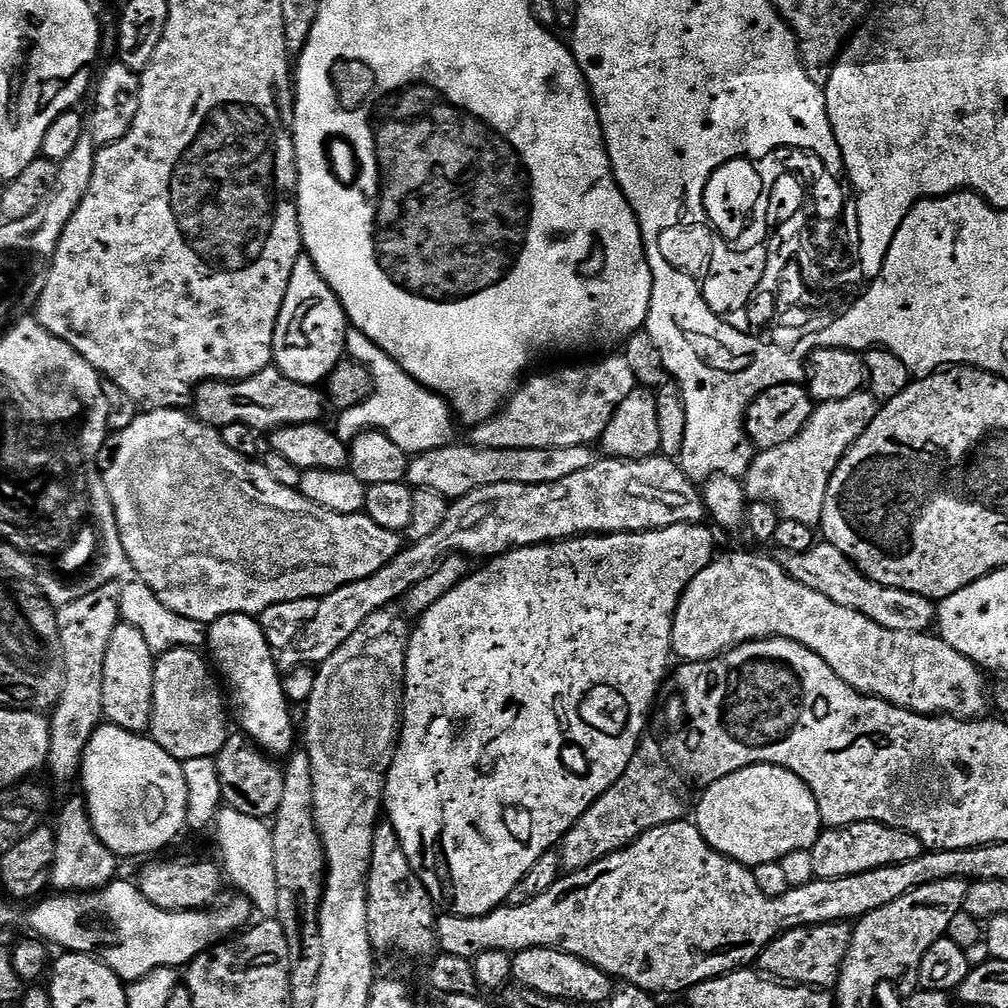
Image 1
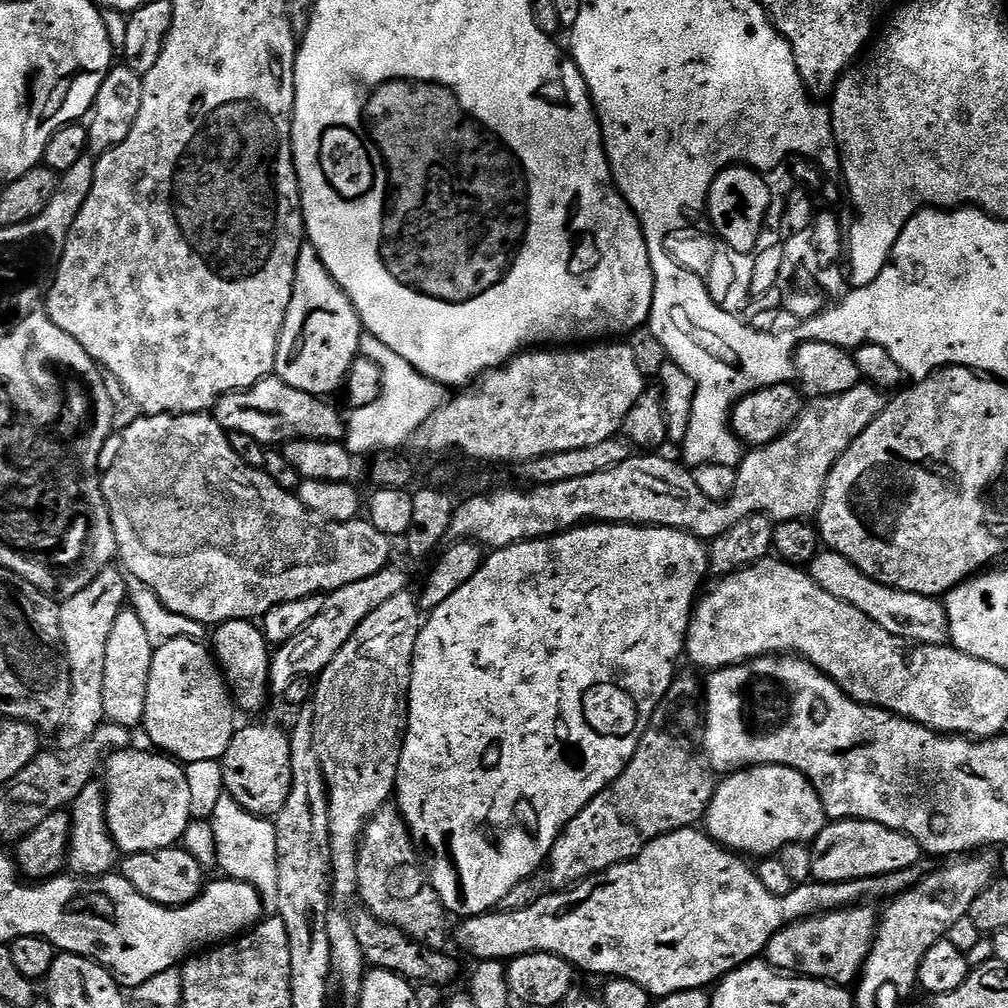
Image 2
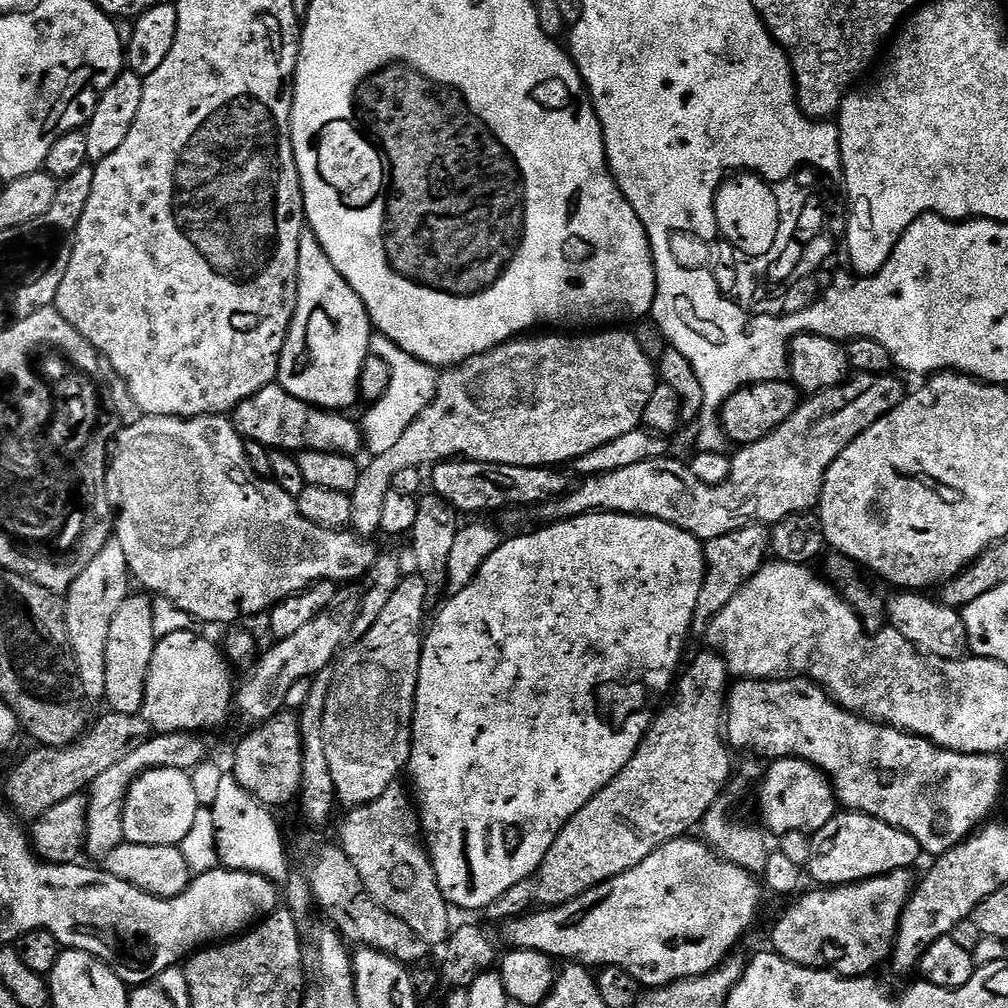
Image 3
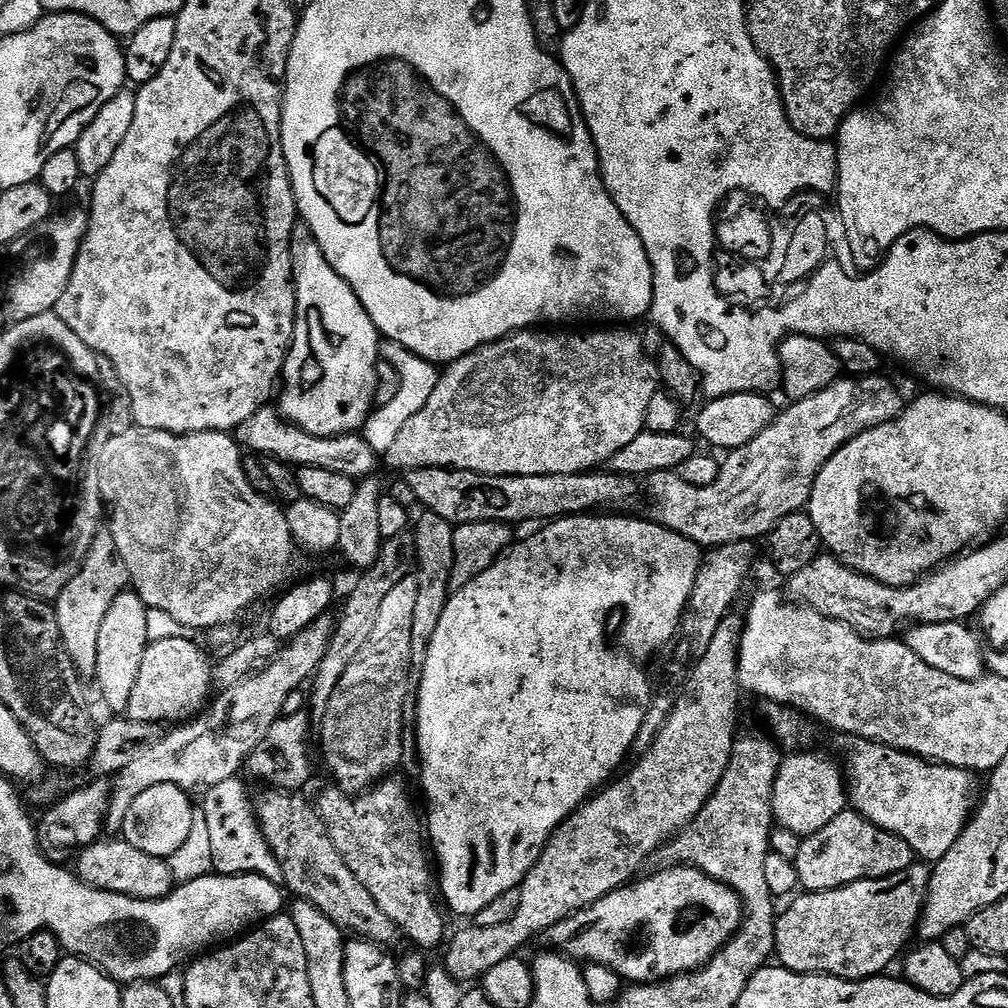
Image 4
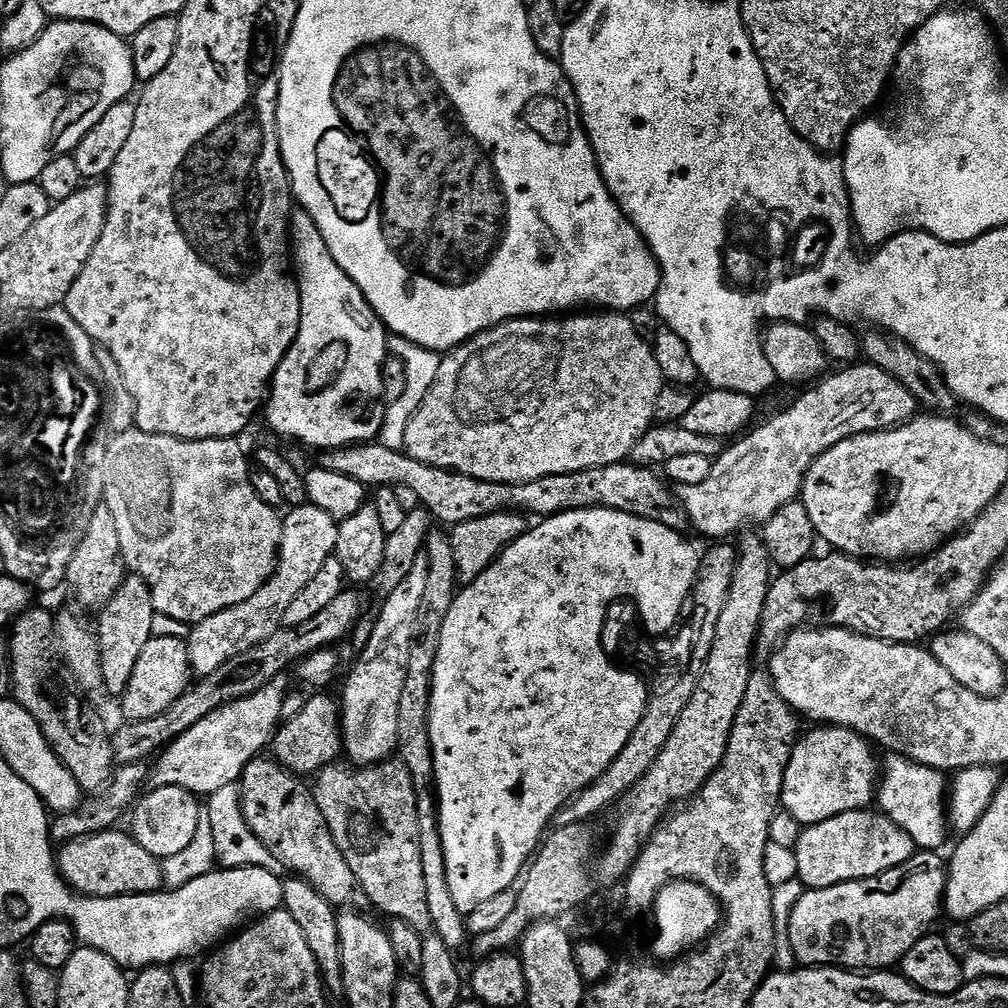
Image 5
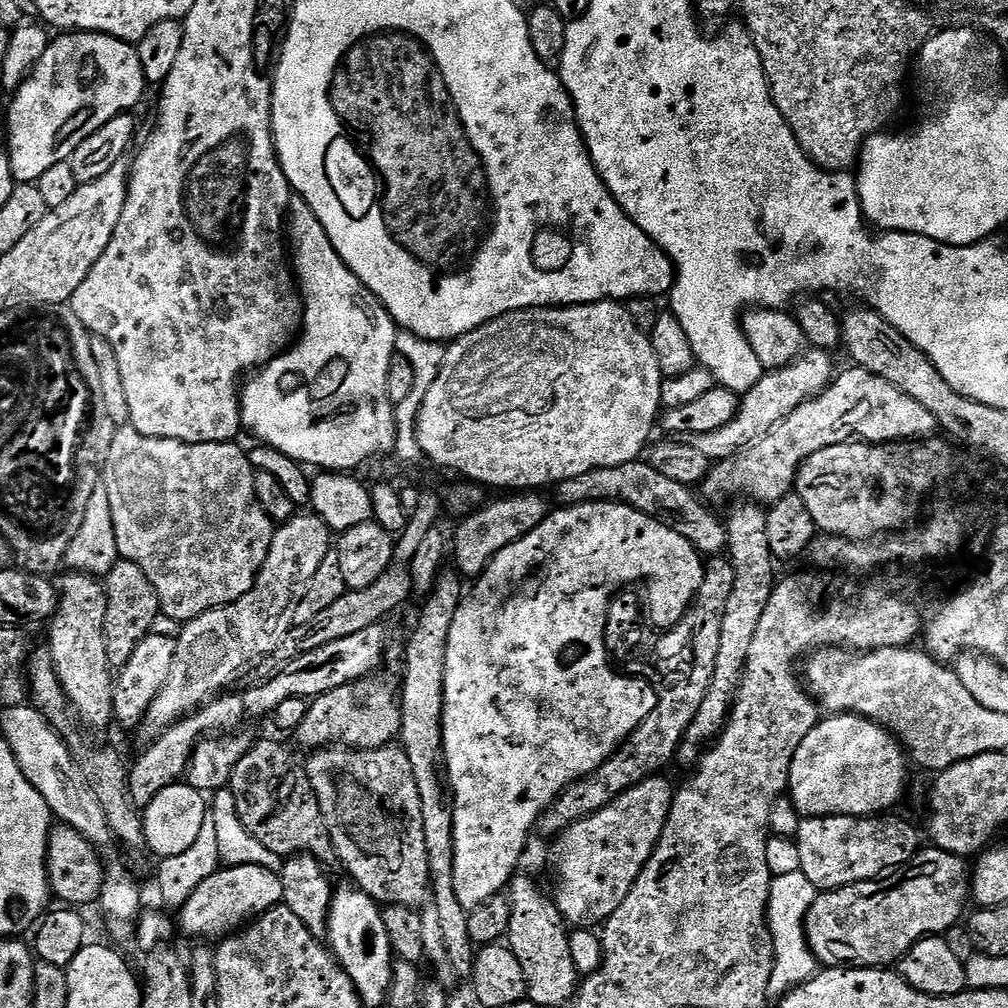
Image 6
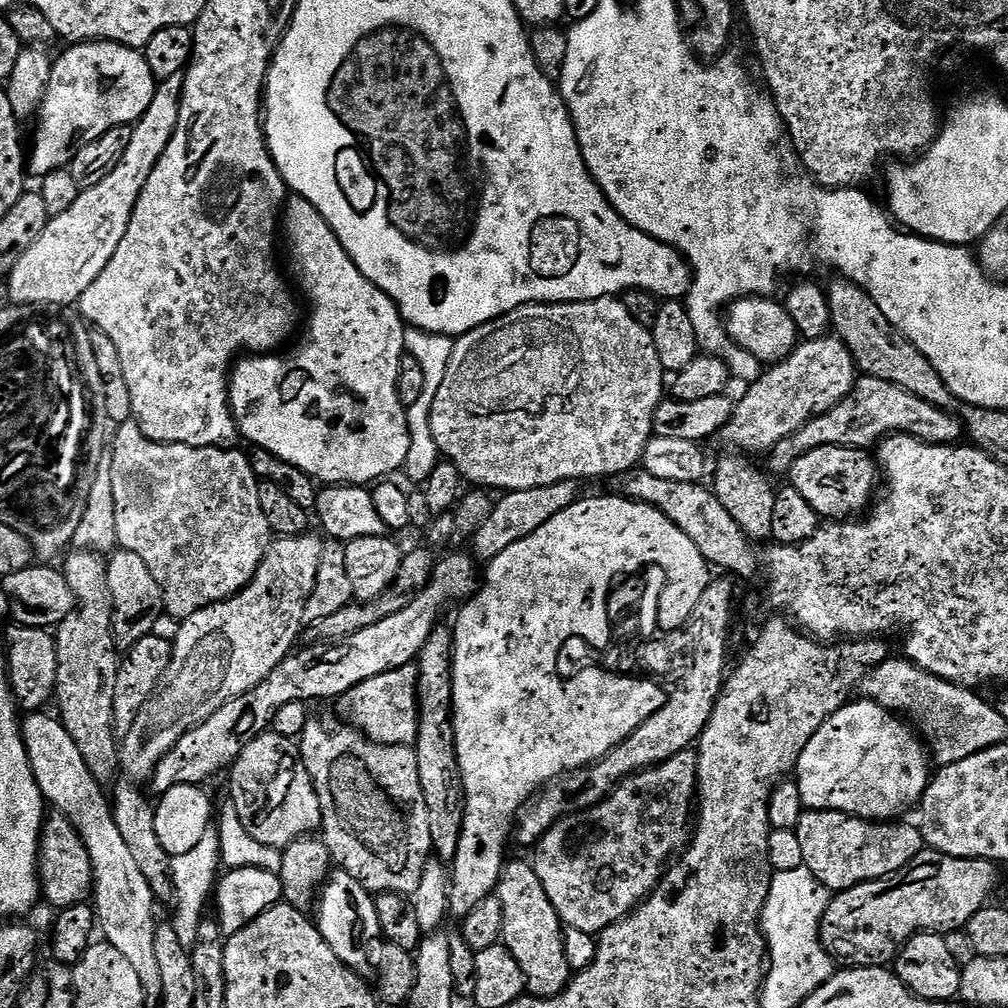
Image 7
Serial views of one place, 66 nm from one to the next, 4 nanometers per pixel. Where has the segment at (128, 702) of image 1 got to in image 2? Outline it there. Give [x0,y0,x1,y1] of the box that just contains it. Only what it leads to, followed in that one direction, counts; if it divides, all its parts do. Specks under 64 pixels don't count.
[102,610,154,730]

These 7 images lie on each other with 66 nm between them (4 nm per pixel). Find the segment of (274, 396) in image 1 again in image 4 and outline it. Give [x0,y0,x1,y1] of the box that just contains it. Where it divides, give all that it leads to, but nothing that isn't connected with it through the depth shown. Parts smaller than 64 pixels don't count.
[238,406,378,478]

